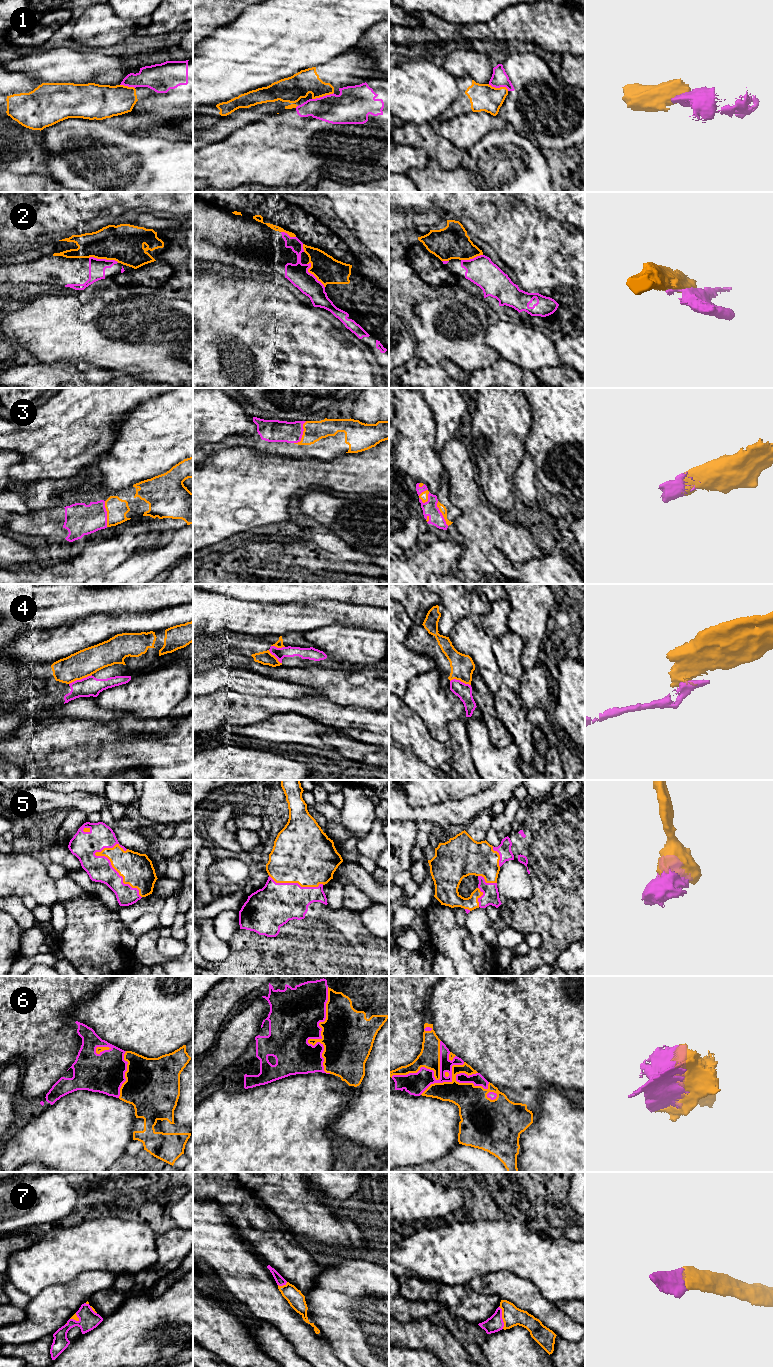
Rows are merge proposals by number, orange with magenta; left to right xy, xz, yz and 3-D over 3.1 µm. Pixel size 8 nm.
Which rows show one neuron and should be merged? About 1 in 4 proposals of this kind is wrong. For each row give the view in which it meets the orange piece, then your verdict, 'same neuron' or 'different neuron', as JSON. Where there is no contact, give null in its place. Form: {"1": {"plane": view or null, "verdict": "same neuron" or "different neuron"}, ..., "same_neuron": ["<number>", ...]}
{"1": {"plane": "xz", "verdict": "different neuron"}, "2": {"plane": "xz", "verdict": "different neuron"}, "3": {"plane": "xz", "verdict": "same neuron"}, "4": {"plane": "xy", "verdict": "different neuron"}, "5": {"plane": "xy", "verdict": "same neuron"}, "6": {"plane": "xz", "verdict": "same neuron"}, "7": {"plane": "yz", "verdict": "same neuron"}, "same_neuron": ["3", "5", "6", "7"]}

